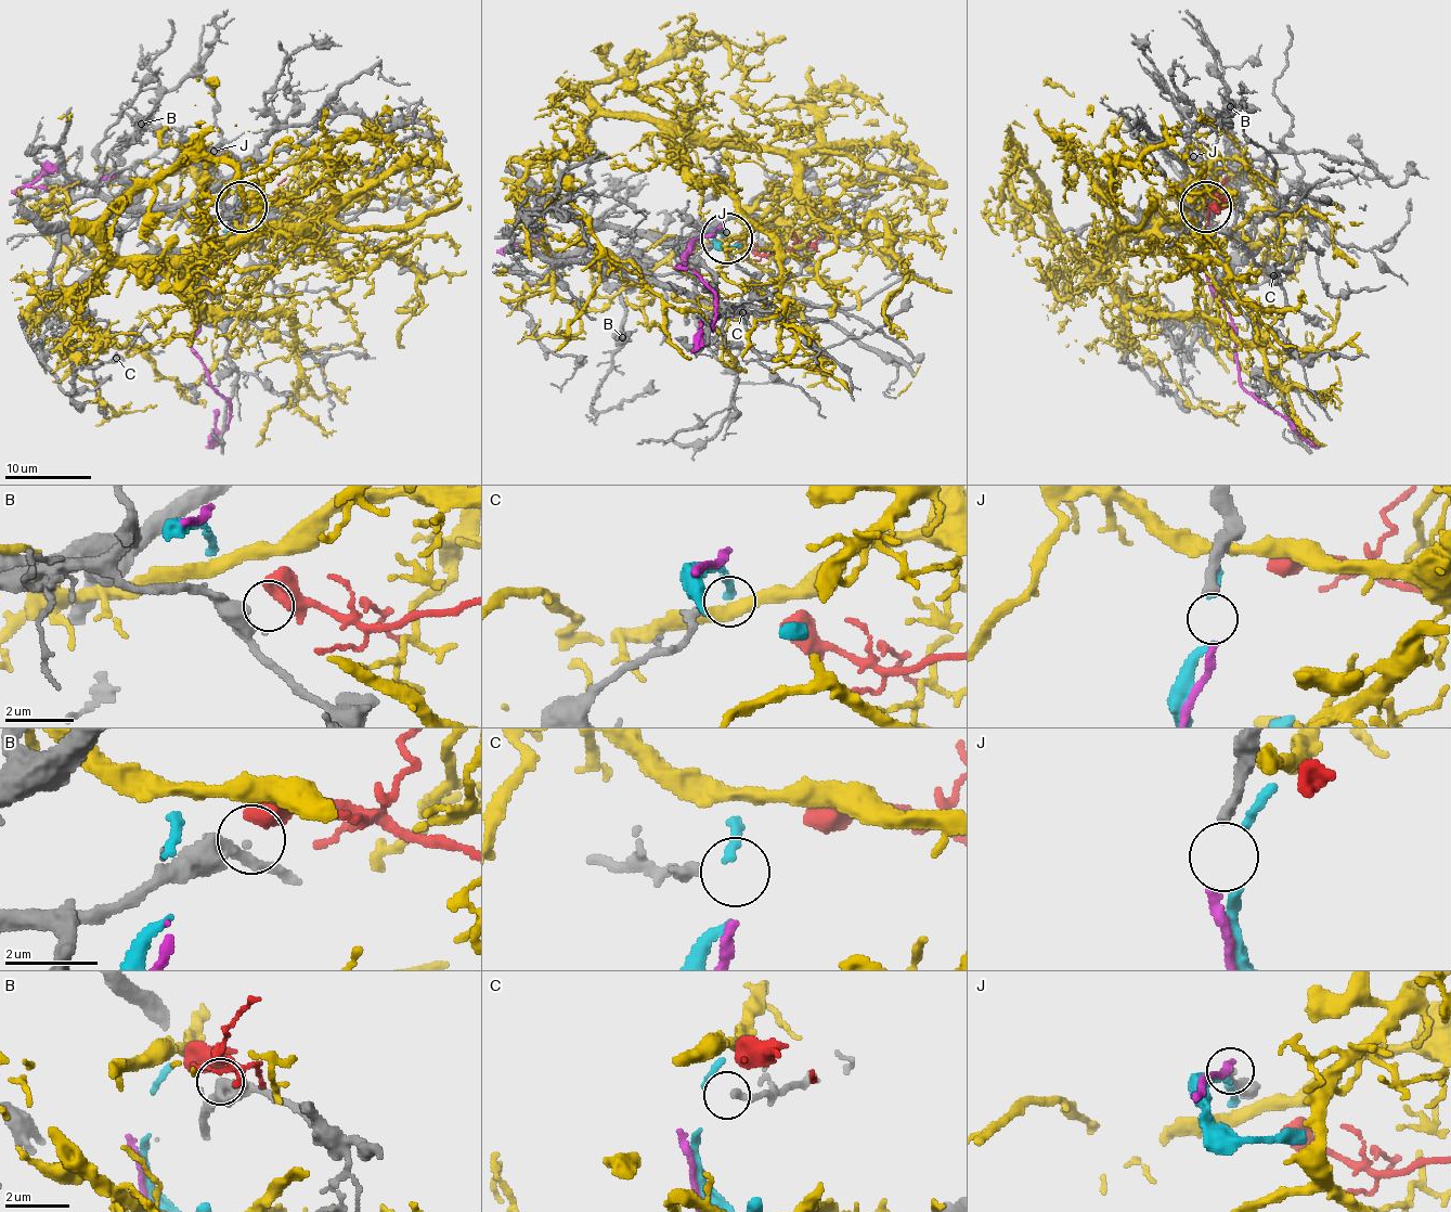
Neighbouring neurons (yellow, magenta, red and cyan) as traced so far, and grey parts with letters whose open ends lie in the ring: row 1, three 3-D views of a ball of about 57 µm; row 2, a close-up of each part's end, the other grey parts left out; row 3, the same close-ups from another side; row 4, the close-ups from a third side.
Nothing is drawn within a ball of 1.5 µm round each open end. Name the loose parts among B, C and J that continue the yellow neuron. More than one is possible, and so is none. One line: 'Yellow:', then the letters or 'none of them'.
Yellow: none of them

